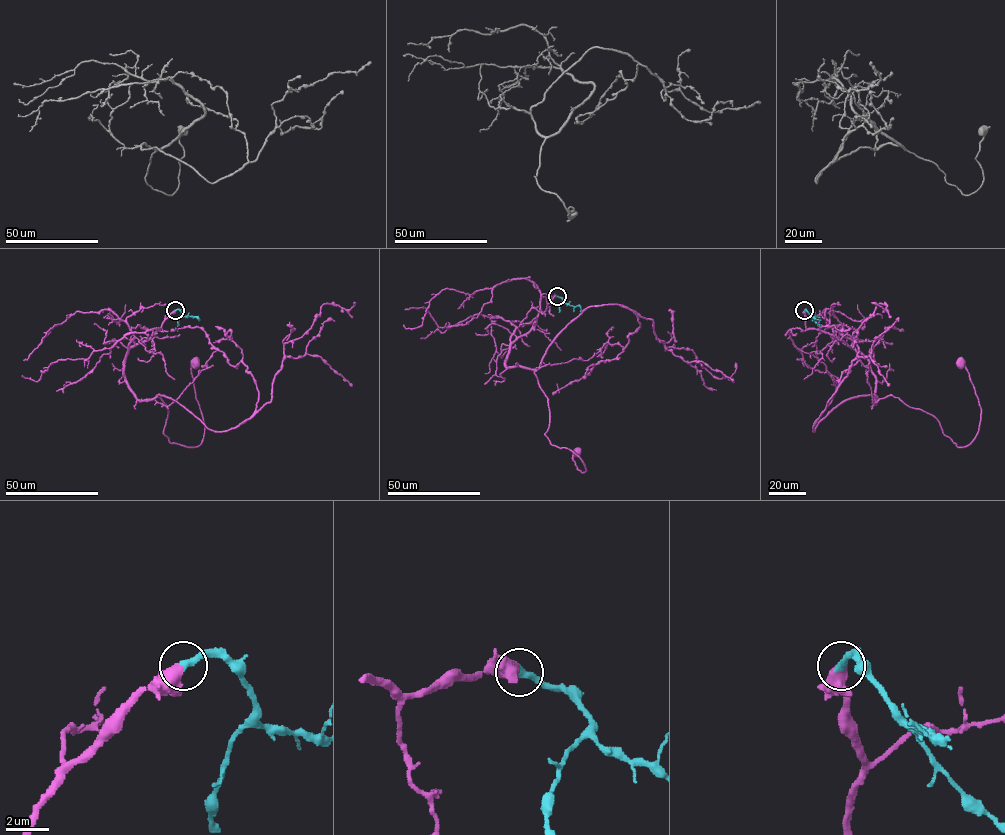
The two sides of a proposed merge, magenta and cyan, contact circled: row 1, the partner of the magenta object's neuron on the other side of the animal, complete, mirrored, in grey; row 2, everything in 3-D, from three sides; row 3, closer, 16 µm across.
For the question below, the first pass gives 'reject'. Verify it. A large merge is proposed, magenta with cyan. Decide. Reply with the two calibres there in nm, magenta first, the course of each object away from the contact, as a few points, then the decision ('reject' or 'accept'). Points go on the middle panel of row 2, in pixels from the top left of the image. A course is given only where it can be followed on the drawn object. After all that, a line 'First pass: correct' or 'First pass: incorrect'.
650 nm thick on the magenta side, 360 nm on the other; magenta runs (557, 296), (541, 298), (505, 365), (533, 371), (545, 435), (583, 472), (579, 453); cyan runs (557, 296), (564, 302), (578, 305), (581, 312); accept
First pass: incorrect

